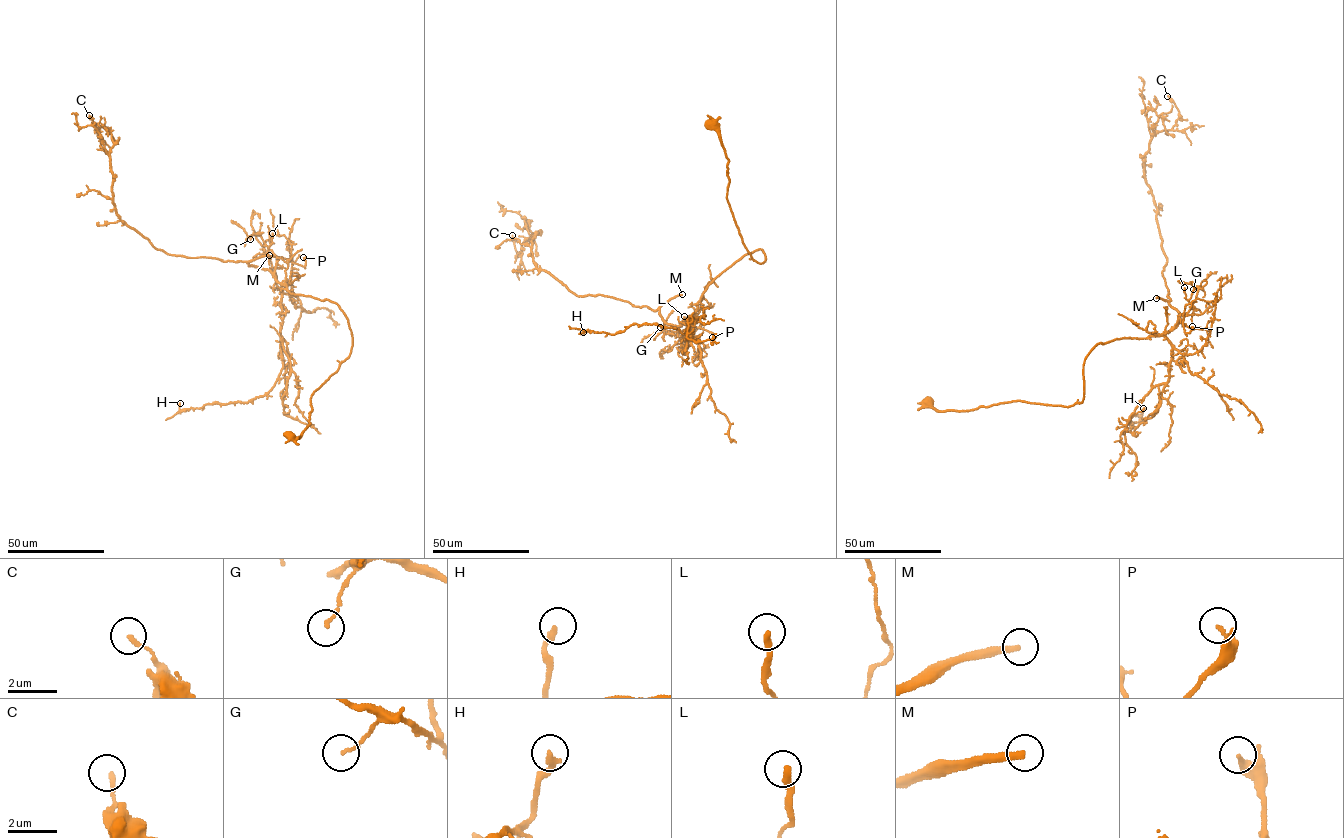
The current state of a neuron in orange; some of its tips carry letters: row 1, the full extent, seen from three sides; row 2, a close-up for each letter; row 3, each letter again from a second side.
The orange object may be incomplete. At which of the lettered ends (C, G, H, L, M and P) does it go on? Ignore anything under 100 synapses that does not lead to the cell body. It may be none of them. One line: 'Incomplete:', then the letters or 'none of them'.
Incomplete: M

